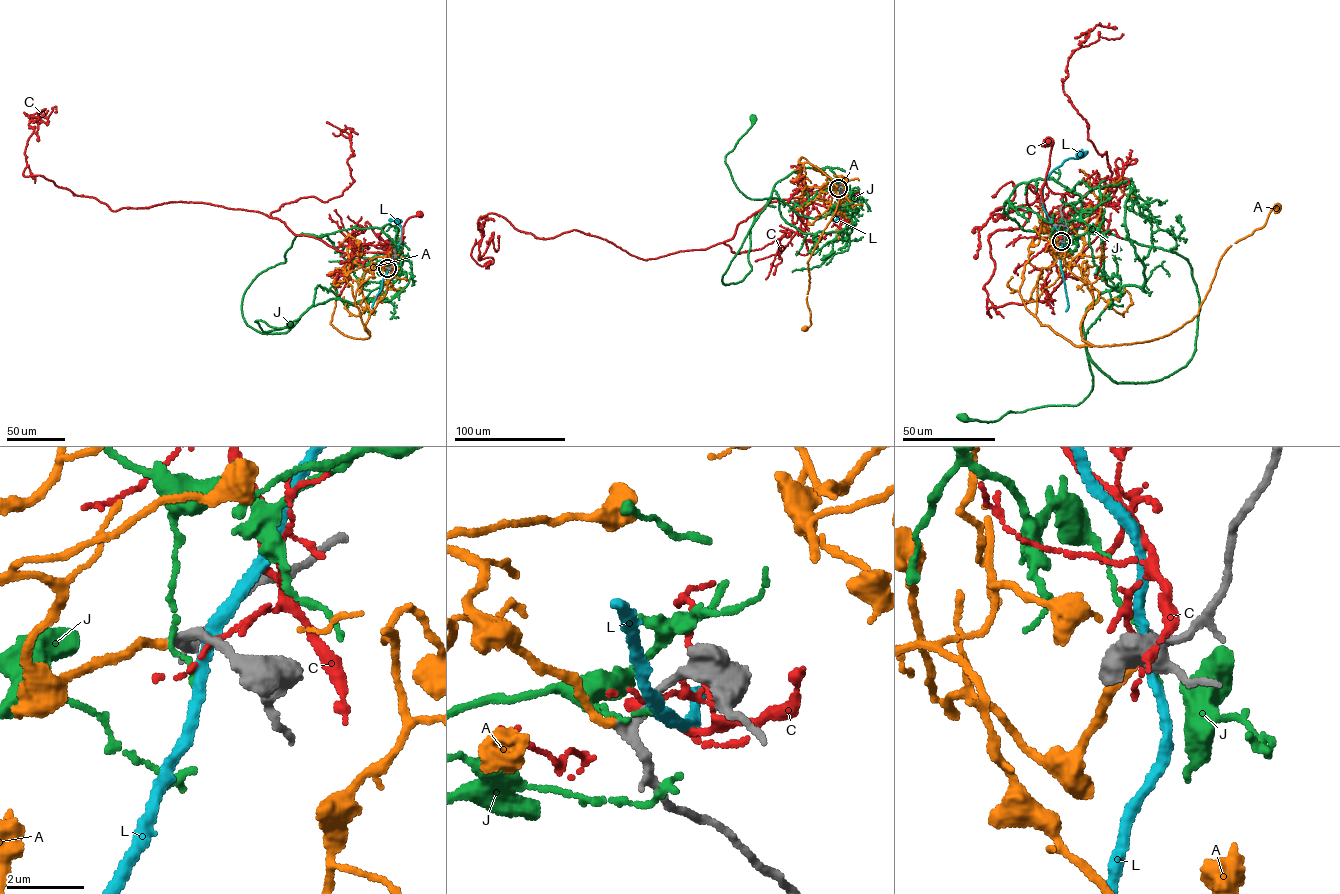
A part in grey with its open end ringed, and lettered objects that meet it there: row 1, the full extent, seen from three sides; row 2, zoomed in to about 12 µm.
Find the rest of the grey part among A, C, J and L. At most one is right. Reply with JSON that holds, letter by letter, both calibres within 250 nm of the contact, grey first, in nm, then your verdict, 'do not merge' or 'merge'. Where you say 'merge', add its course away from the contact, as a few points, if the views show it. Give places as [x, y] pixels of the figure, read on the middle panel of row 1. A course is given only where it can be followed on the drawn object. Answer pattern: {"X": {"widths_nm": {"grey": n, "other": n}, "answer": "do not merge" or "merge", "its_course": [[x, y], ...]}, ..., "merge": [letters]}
{"A": {"widths_nm": {"grey": 190, "other": 200}, "answer": "merge", "its_course": [[838, 188], [826, 184], [828, 176], [813, 165], [832, 179], [839, 199], [807, 263], [811, 323], [804, 328]]}, "C": {"widths_nm": {"grey": 200, "other": 100}, "answer": "do not merge"}, "J": {"widths_nm": {"grey": 200, "other": 110}, "answer": "do not merge"}, "L": {"widths_nm": {"grey": 220, "other": 260}, "answer": "do not merge"}, "merge": ["A"]}

